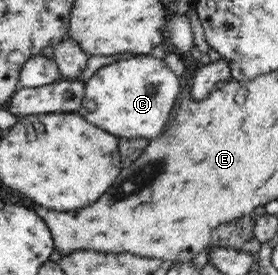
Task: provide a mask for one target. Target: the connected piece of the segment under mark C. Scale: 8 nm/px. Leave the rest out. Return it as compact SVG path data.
M134 54L124 61L115 61L111 65L101 67L87 83L84 83L83 104L85 105L87 101L95 101L95 109L89 112L83 109L81 114L89 123L97 125L99 129L115 137L152 140L164 131L169 115L179 99L179 93L181 93L179 77L173 74L163 59L155 59L151 54Z

